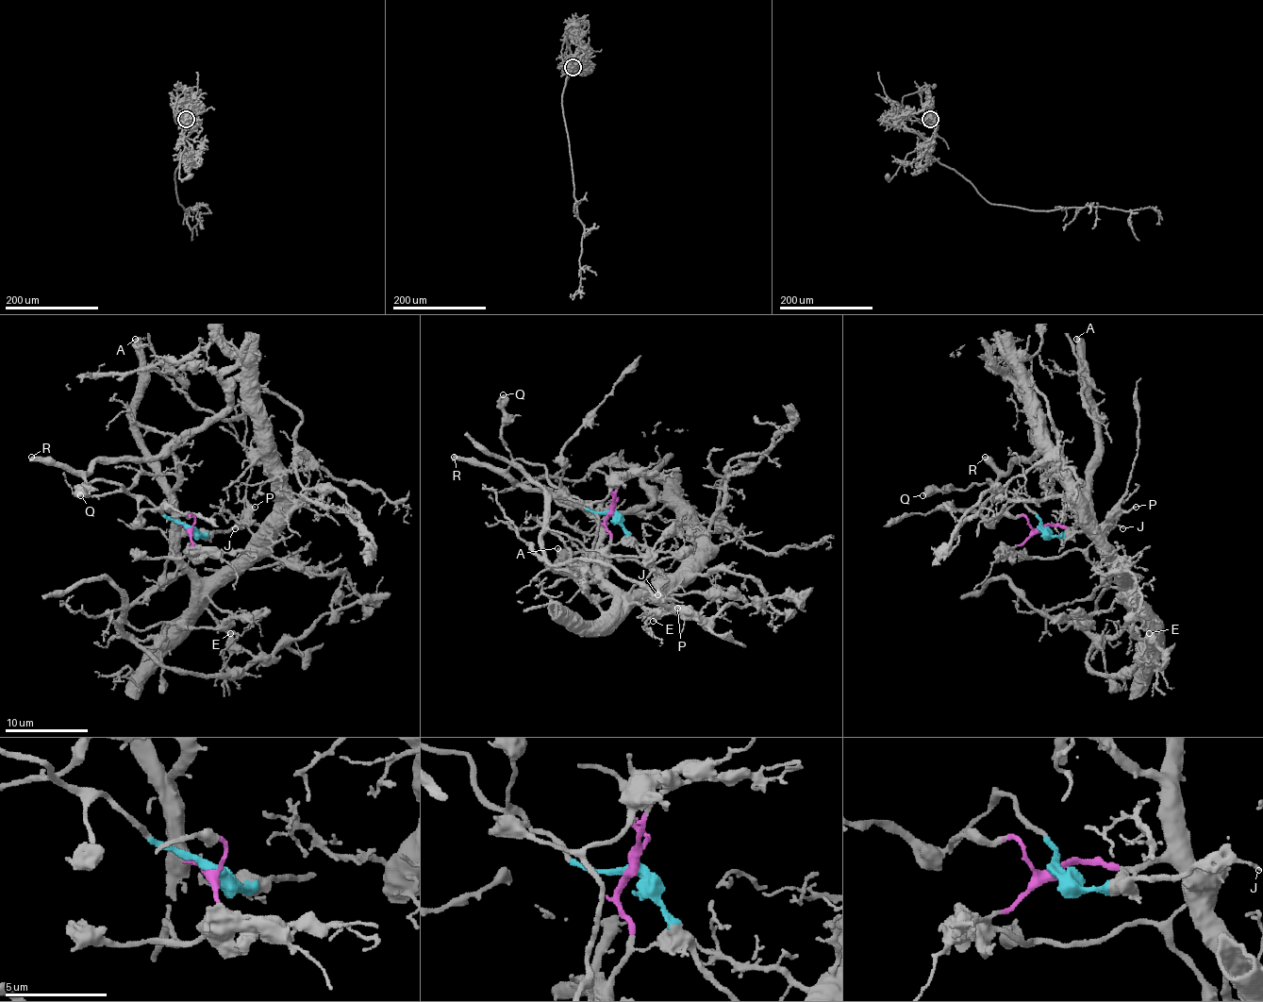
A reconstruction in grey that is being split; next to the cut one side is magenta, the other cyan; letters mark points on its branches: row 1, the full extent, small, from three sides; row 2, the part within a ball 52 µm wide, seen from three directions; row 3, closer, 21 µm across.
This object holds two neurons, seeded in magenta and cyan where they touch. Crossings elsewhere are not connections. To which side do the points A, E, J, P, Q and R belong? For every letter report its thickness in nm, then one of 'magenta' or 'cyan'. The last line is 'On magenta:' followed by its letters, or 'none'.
A: 550 nm | magenta
E: 150 nm | magenta
J: 150 nm | cyan
P: 130 nm | cyan
Q: 550 nm | cyan
R: 500 nm | cyan
On magenta: A, E

